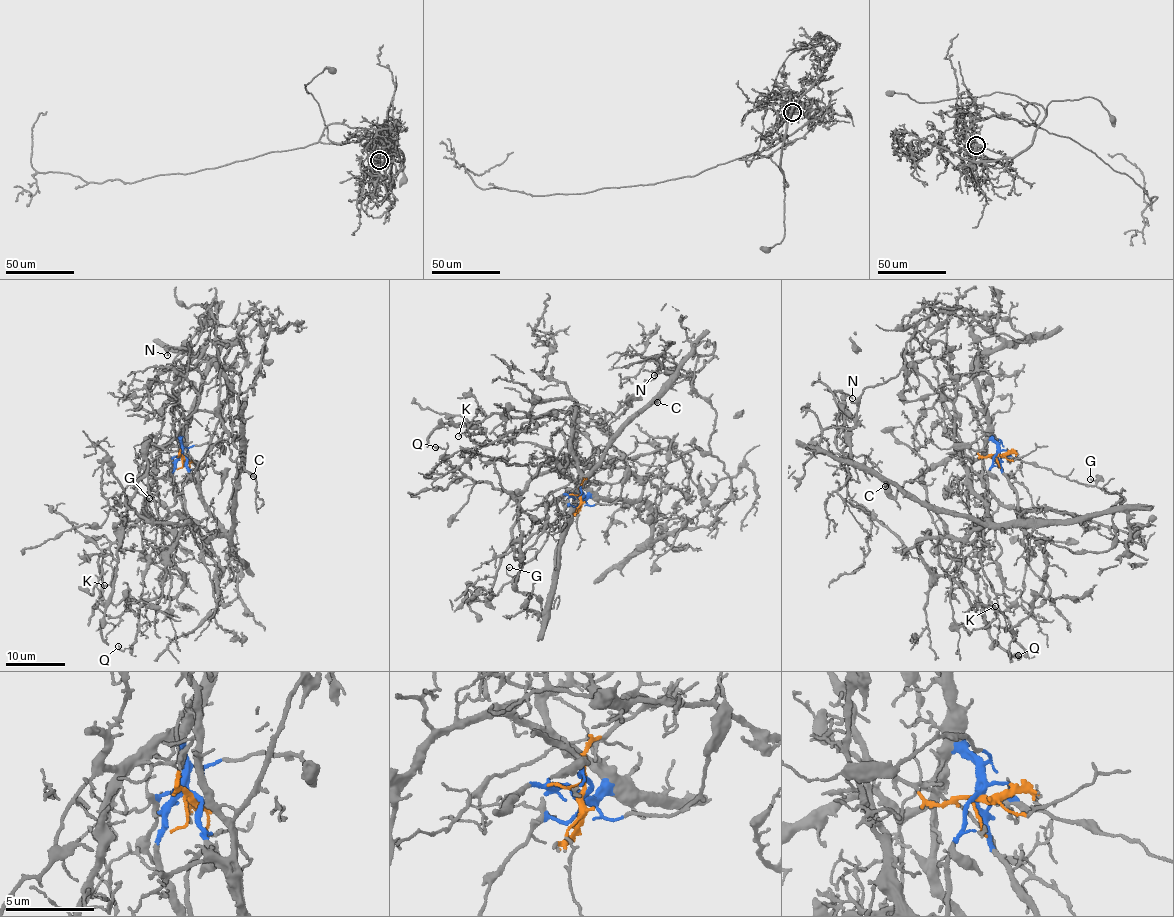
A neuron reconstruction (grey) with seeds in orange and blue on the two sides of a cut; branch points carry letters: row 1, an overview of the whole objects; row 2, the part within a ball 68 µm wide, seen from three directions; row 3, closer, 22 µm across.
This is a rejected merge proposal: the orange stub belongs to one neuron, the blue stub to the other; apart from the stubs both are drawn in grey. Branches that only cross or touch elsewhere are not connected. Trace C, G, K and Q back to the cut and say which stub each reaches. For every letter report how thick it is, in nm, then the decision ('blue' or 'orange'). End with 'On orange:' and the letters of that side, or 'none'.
C: calibre 150 nm; orange
G: calibre 110 nm; blue
K: calibre 80 nm; blue
Q: calibre 120 nm; orange
On orange: C, Q

